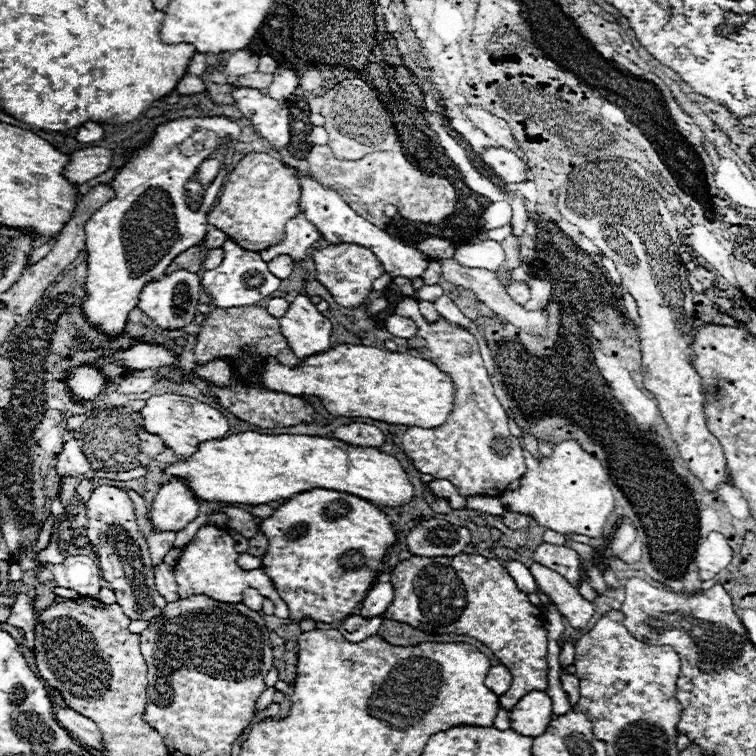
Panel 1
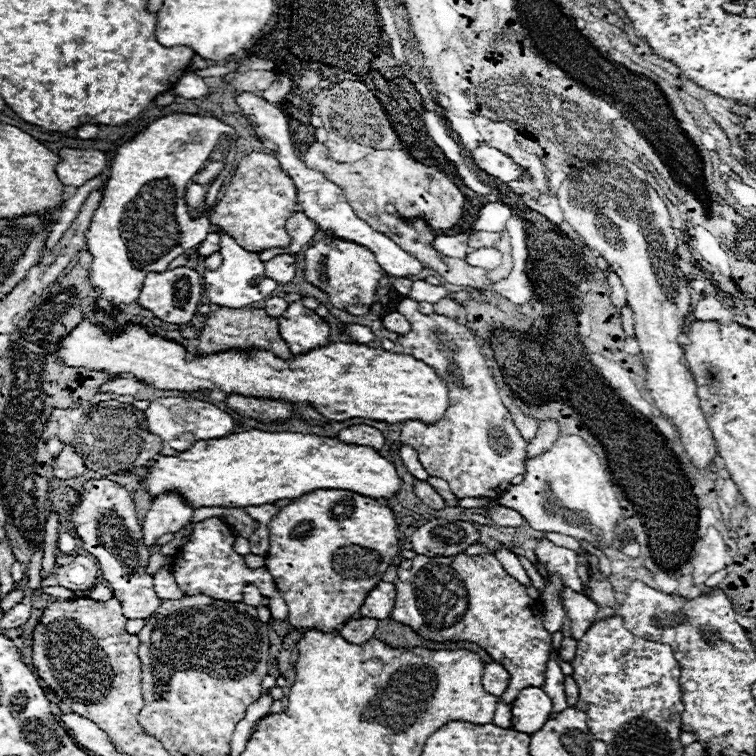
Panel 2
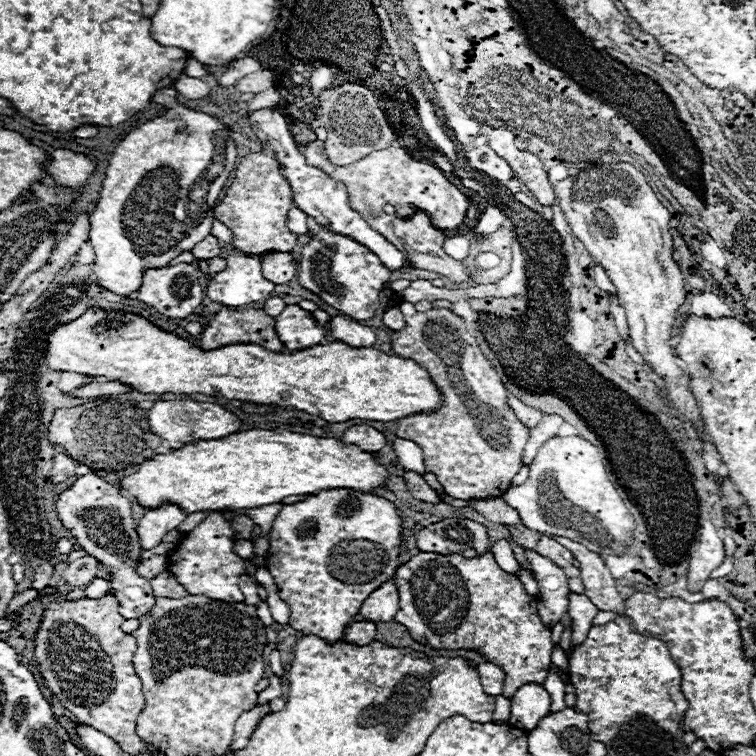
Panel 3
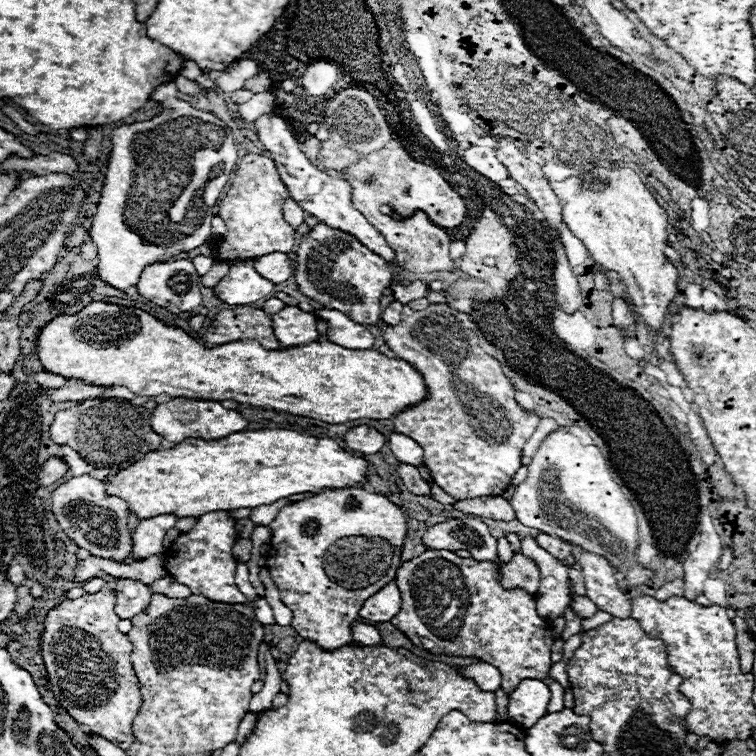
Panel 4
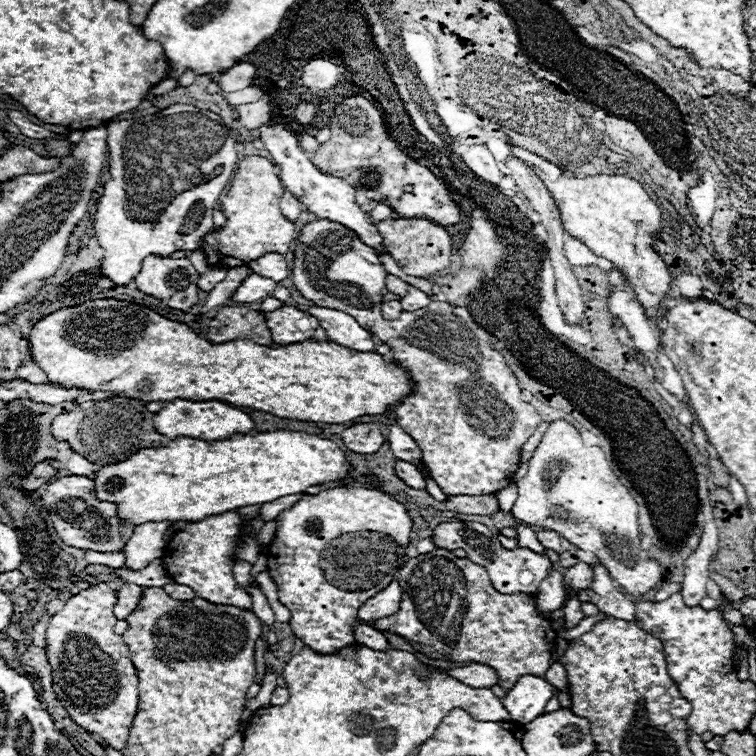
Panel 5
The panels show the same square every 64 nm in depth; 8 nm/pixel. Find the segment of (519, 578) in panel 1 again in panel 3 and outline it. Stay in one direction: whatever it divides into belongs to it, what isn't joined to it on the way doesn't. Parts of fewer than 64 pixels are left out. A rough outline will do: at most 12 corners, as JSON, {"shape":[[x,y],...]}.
{"shape":[[508,540],[492,546],[496,562],[510,574],[518,574],[518,562]]}

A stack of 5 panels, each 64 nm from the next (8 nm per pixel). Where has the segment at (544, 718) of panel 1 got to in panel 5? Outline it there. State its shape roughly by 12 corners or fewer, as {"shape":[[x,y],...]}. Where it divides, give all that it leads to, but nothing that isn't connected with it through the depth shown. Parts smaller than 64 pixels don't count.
{"shape":[[522,676],[504,698],[514,722],[530,724],[554,694],[544,678]]}

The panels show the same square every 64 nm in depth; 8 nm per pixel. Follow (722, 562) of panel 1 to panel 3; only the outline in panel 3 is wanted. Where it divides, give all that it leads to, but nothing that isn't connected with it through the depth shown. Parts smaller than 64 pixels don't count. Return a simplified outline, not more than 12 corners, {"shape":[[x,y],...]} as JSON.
{"shape":[[704,522],[688,554],[688,590],[700,592],[724,558],[724,542]]}

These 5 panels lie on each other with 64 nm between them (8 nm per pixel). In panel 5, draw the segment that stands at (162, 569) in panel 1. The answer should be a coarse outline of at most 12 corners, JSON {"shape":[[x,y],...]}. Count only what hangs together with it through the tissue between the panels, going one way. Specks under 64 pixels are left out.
{"shape":[[176,582],[164,584],[164,592],[176,600],[192,600],[192,588]]}

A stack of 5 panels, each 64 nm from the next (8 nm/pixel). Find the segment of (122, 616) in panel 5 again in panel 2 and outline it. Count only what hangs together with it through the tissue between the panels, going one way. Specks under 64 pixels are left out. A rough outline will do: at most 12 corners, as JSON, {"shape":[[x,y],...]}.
{"shape":[[86,480],[72,522],[128,620],[162,600],[132,496]]}

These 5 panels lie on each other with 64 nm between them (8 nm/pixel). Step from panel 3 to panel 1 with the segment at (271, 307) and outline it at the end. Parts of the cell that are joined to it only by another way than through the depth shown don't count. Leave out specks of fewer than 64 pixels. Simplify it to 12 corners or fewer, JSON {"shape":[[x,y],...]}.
{"shape":[[272,298],[266,310],[280,318],[287,312],[289,303],[284,298]]}

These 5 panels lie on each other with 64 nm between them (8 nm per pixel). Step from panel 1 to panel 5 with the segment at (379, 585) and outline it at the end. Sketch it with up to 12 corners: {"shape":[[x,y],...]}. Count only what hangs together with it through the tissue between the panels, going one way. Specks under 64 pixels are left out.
{"shape":[[394,580],[368,598],[358,612],[364,622],[396,614],[400,608],[400,584]]}

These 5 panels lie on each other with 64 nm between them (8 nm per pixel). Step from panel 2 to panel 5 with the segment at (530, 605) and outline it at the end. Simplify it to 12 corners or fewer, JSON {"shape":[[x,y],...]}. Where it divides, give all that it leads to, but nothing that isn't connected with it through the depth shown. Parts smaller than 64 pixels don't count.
{"shape":[[450,550],[410,558],[376,620],[428,658],[500,686],[544,676],[556,632]]}

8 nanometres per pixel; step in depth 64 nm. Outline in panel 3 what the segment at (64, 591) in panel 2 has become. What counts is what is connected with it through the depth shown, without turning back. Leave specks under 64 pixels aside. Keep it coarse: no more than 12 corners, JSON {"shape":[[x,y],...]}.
{"shape":[[46,587],[41,591],[28,589],[16,593],[8,604],[7,613],[46,593],[54,594],[58,589]]}

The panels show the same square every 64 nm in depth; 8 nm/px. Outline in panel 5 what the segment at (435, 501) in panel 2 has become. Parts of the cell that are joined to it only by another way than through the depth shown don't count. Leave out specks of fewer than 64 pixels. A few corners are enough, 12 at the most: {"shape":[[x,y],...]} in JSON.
{"shape":[[398,460],[394,470],[414,490],[426,490],[426,480],[414,464]]}

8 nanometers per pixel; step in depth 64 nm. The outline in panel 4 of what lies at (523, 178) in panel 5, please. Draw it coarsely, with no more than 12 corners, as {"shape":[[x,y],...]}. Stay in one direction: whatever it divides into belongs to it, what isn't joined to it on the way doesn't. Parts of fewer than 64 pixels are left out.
{"shape":[[508,136],[498,160],[558,236],[560,204],[542,172]]}

